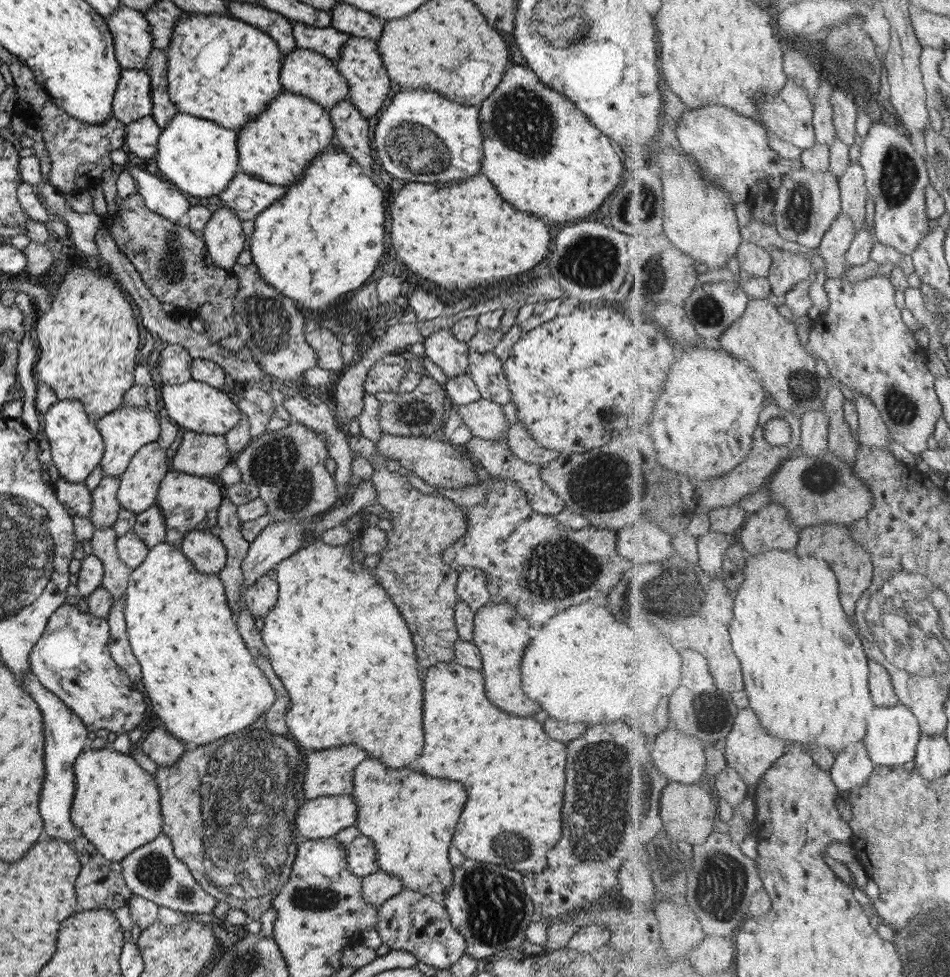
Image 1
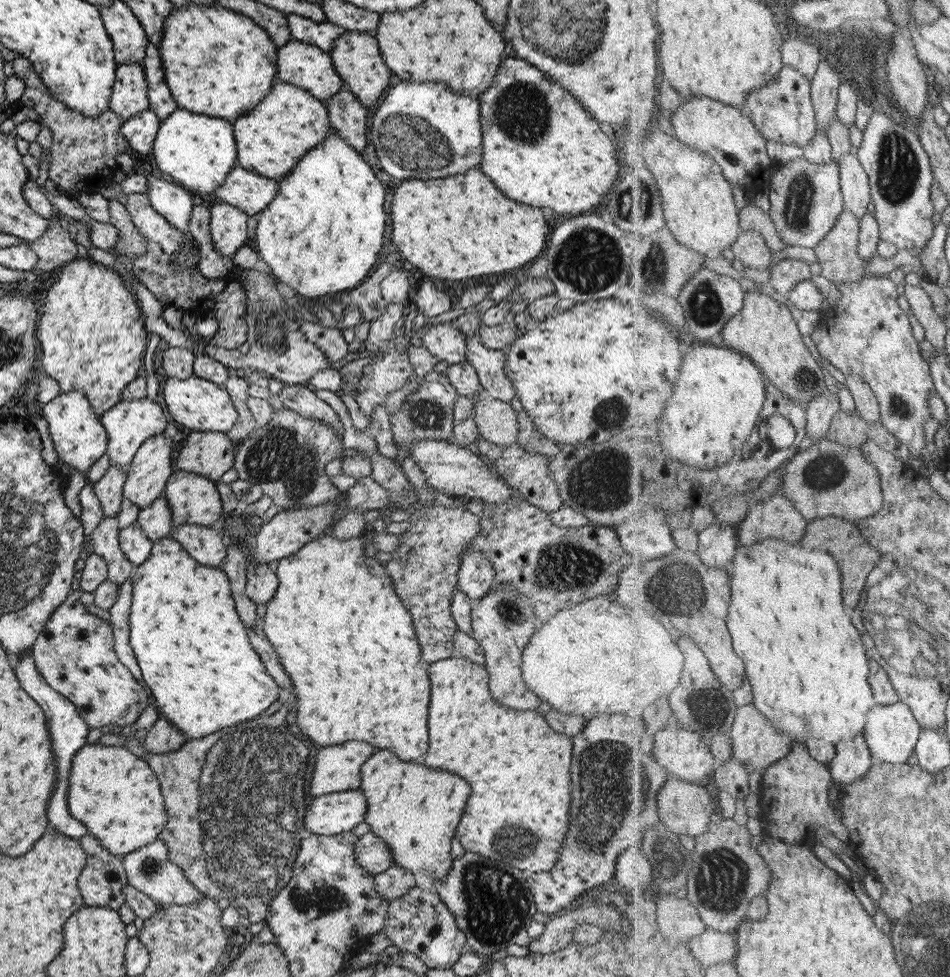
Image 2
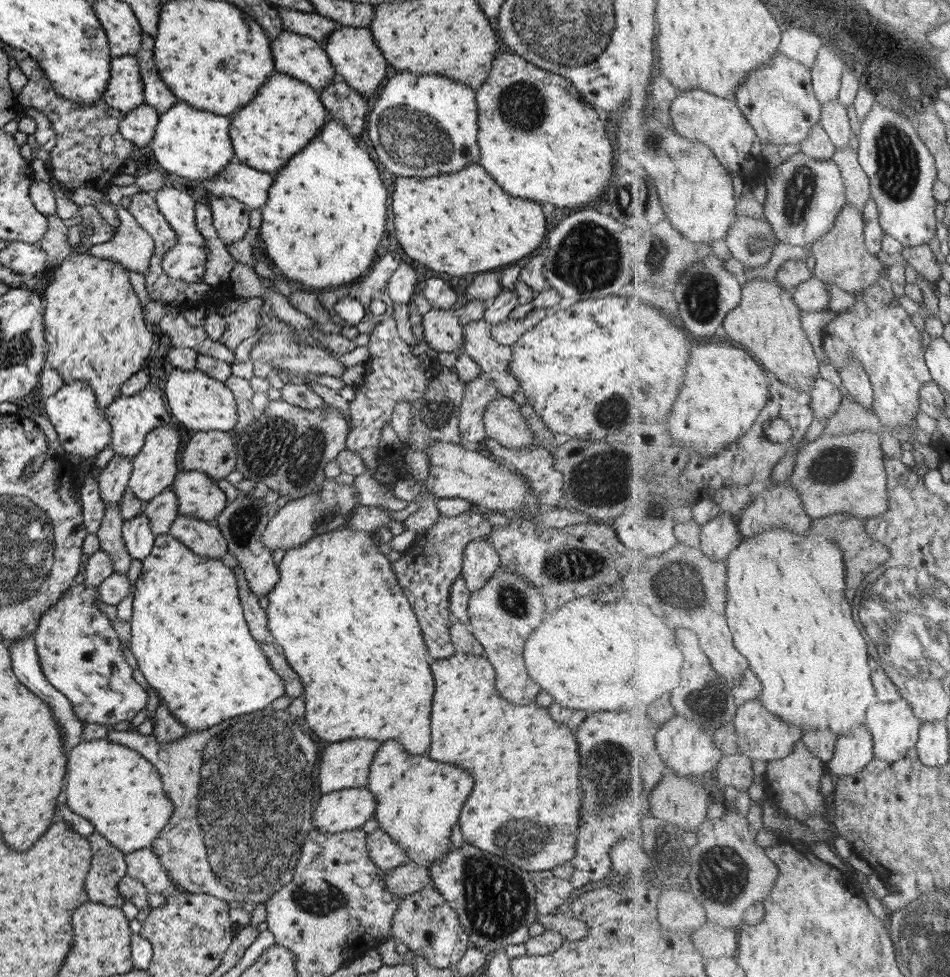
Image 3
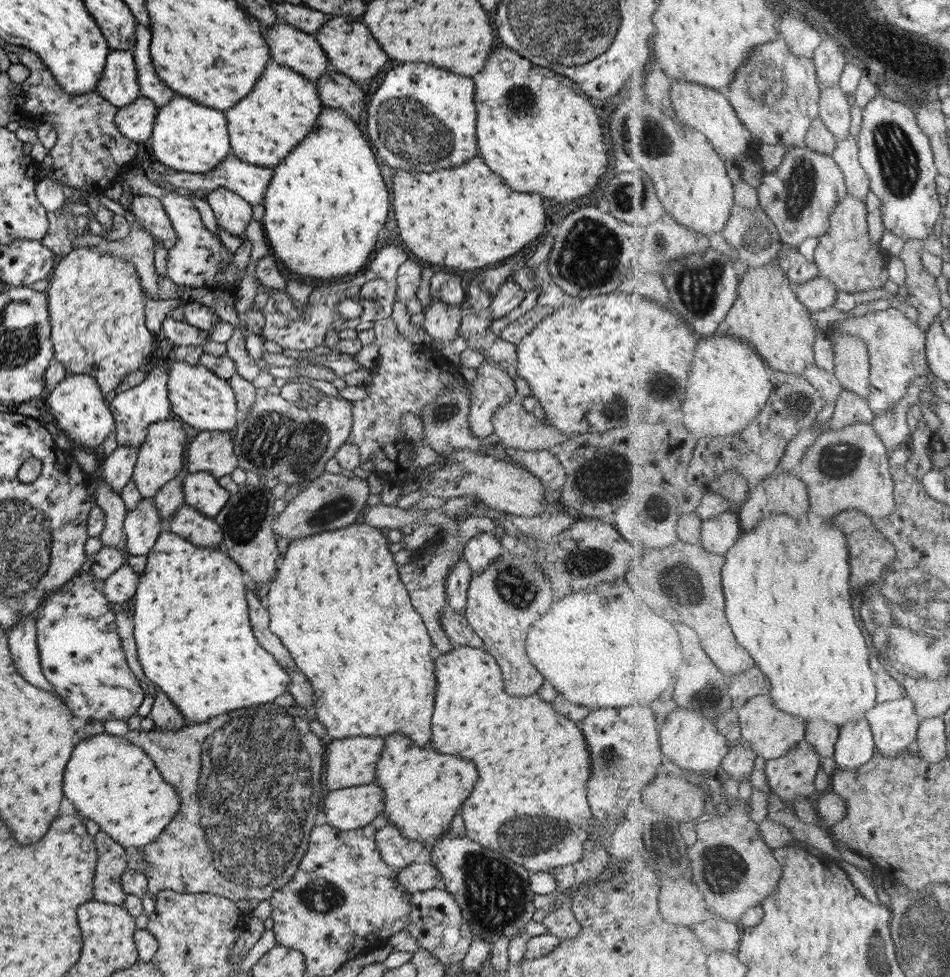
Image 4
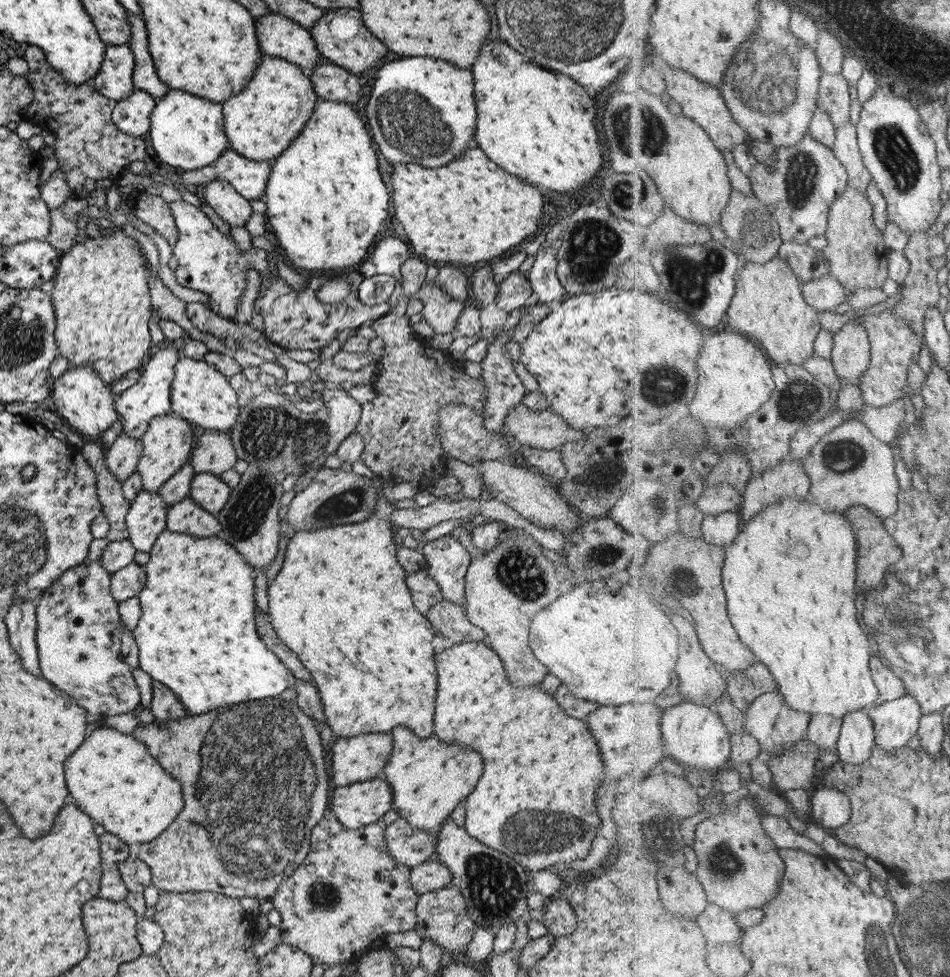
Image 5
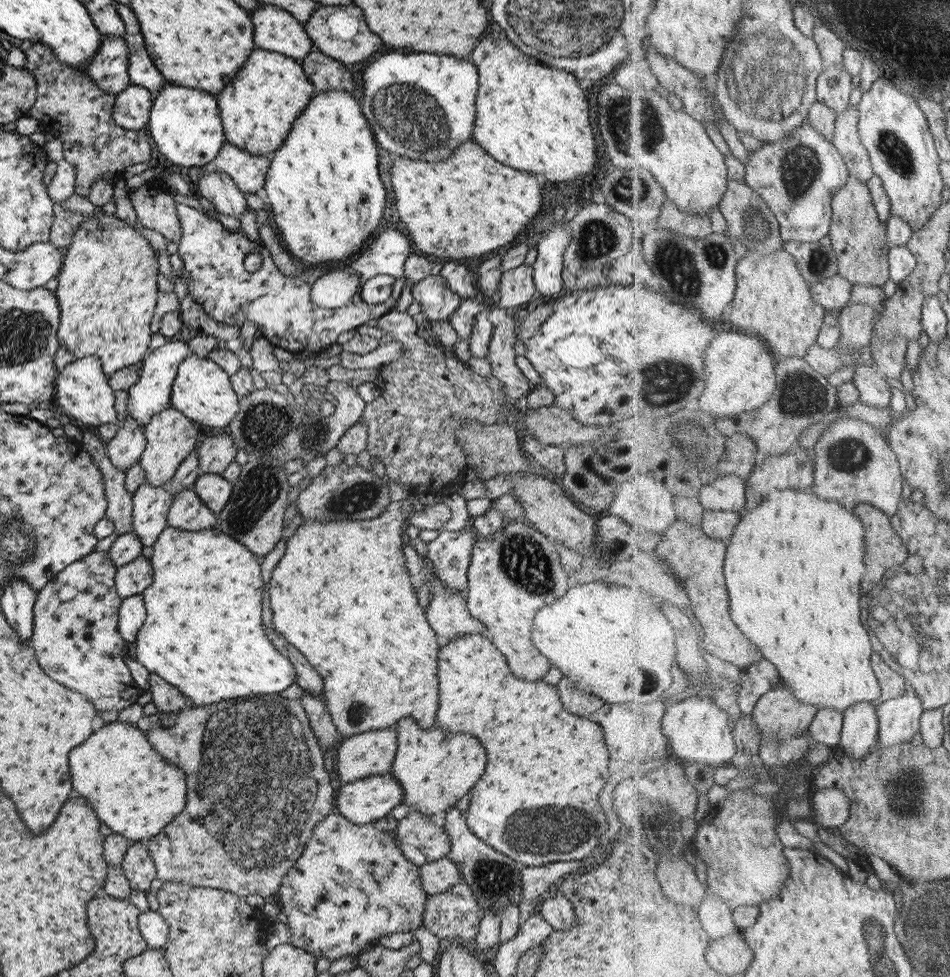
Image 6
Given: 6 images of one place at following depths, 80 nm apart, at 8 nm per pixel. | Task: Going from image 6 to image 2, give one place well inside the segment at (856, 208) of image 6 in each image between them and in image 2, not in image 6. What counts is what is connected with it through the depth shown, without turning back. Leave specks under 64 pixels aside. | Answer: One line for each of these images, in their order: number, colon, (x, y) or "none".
2: (840, 261)
3: (841, 256)
4: (846, 255)
5: (859, 258)

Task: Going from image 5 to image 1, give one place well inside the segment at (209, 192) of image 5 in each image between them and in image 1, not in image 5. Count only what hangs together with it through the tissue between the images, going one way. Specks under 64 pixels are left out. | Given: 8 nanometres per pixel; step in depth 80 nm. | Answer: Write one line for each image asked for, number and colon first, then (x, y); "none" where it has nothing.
1: (222, 234)
2: (227, 222)
3: (230, 218)
4: (232, 213)

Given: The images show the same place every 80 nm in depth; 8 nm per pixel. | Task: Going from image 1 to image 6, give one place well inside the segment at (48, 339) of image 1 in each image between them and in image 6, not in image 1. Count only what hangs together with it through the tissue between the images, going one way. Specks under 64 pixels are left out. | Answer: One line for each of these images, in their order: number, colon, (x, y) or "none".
2: (91, 337)
3: (94, 330)
4: (94, 299)
5: (101, 300)
6: (106, 292)

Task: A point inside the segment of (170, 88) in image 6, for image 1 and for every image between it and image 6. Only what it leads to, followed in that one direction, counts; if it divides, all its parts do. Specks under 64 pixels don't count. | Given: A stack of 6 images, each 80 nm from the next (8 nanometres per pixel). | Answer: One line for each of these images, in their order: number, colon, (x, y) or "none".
1: (197, 156)
2: (197, 151)
3: (193, 144)
4: (187, 136)
5: (186, 131)

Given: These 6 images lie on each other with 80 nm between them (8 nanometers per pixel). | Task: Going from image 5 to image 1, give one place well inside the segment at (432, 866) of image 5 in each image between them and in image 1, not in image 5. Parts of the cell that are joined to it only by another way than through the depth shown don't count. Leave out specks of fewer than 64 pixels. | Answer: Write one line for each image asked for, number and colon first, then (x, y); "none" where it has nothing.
1: (376, 888)
2: (390, 884)
3: (403, 880)
4: (412, 878)

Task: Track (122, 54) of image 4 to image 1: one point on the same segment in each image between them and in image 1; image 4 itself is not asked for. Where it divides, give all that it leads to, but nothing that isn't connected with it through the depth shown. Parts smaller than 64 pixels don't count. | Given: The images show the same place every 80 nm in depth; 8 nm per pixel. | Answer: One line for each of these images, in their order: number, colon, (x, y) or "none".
1: (131, 100)
2: (127, 97)
3: (123, 91)

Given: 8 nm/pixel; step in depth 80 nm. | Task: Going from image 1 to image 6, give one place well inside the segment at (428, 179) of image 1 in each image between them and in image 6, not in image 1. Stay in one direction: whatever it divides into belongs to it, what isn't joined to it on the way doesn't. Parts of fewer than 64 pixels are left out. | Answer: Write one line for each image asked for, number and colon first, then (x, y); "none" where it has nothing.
2: (427, 131)
3: (424, 125)
4: (432, 127)
5: (432, 122)
6: (425, 114)

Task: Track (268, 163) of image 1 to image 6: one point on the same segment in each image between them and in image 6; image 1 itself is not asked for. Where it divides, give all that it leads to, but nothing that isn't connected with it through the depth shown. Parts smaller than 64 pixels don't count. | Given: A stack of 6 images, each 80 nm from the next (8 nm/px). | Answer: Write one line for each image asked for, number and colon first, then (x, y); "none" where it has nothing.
2: (287, 122)
3: (285, 114)
4: (280, 109)
5: (259, 121)
6: (257, 106)

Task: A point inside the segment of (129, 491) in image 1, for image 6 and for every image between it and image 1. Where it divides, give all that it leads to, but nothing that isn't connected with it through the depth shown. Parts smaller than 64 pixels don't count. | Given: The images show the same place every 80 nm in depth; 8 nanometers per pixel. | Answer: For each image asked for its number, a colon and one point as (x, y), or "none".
2: (146, 475)
3: (154, 466)
4: (159, 459)
5: (166, 443)
6: (169, 437)

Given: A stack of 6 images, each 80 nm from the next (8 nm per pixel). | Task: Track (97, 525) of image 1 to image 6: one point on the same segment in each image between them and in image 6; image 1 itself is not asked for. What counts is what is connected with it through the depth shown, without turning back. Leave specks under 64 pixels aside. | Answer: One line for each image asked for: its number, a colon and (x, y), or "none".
2: (108, 489)
3: (112, 479)
4: (116, 468)
5: (121, 458)
6: (124, 449)

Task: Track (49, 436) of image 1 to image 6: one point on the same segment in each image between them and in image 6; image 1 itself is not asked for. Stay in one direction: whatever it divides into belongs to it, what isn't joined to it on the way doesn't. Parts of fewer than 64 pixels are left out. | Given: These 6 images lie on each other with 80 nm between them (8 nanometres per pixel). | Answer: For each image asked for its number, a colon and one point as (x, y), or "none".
2: (78, 437)
3: (82, 430)
4: (80, 412)
5: (81, 399)
6: (81, 391)

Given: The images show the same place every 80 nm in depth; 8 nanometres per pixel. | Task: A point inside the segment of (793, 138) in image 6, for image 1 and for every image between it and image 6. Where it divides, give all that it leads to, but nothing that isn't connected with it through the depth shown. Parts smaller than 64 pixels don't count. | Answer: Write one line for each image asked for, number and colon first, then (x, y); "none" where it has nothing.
1: (808, 203)
2: (806, 200)
3: (804, 196)
4: (799, 195)
5: (799, 187)

